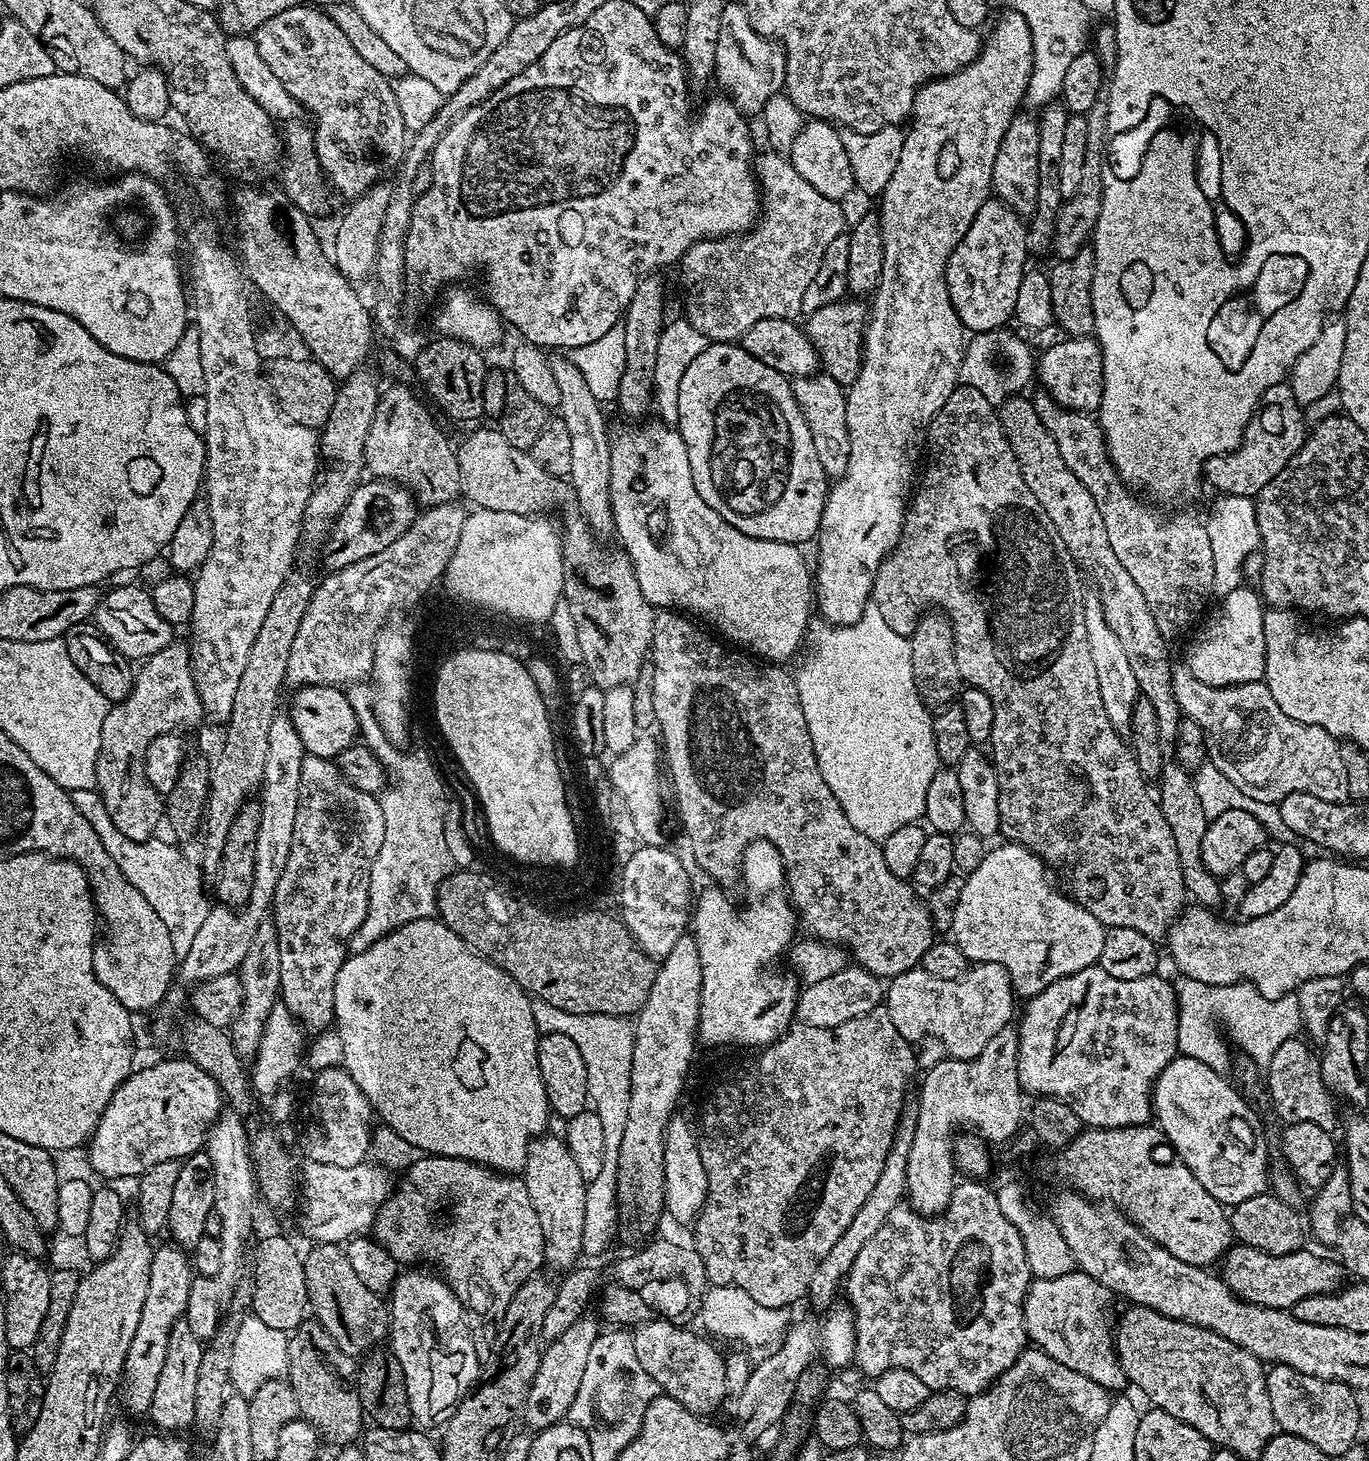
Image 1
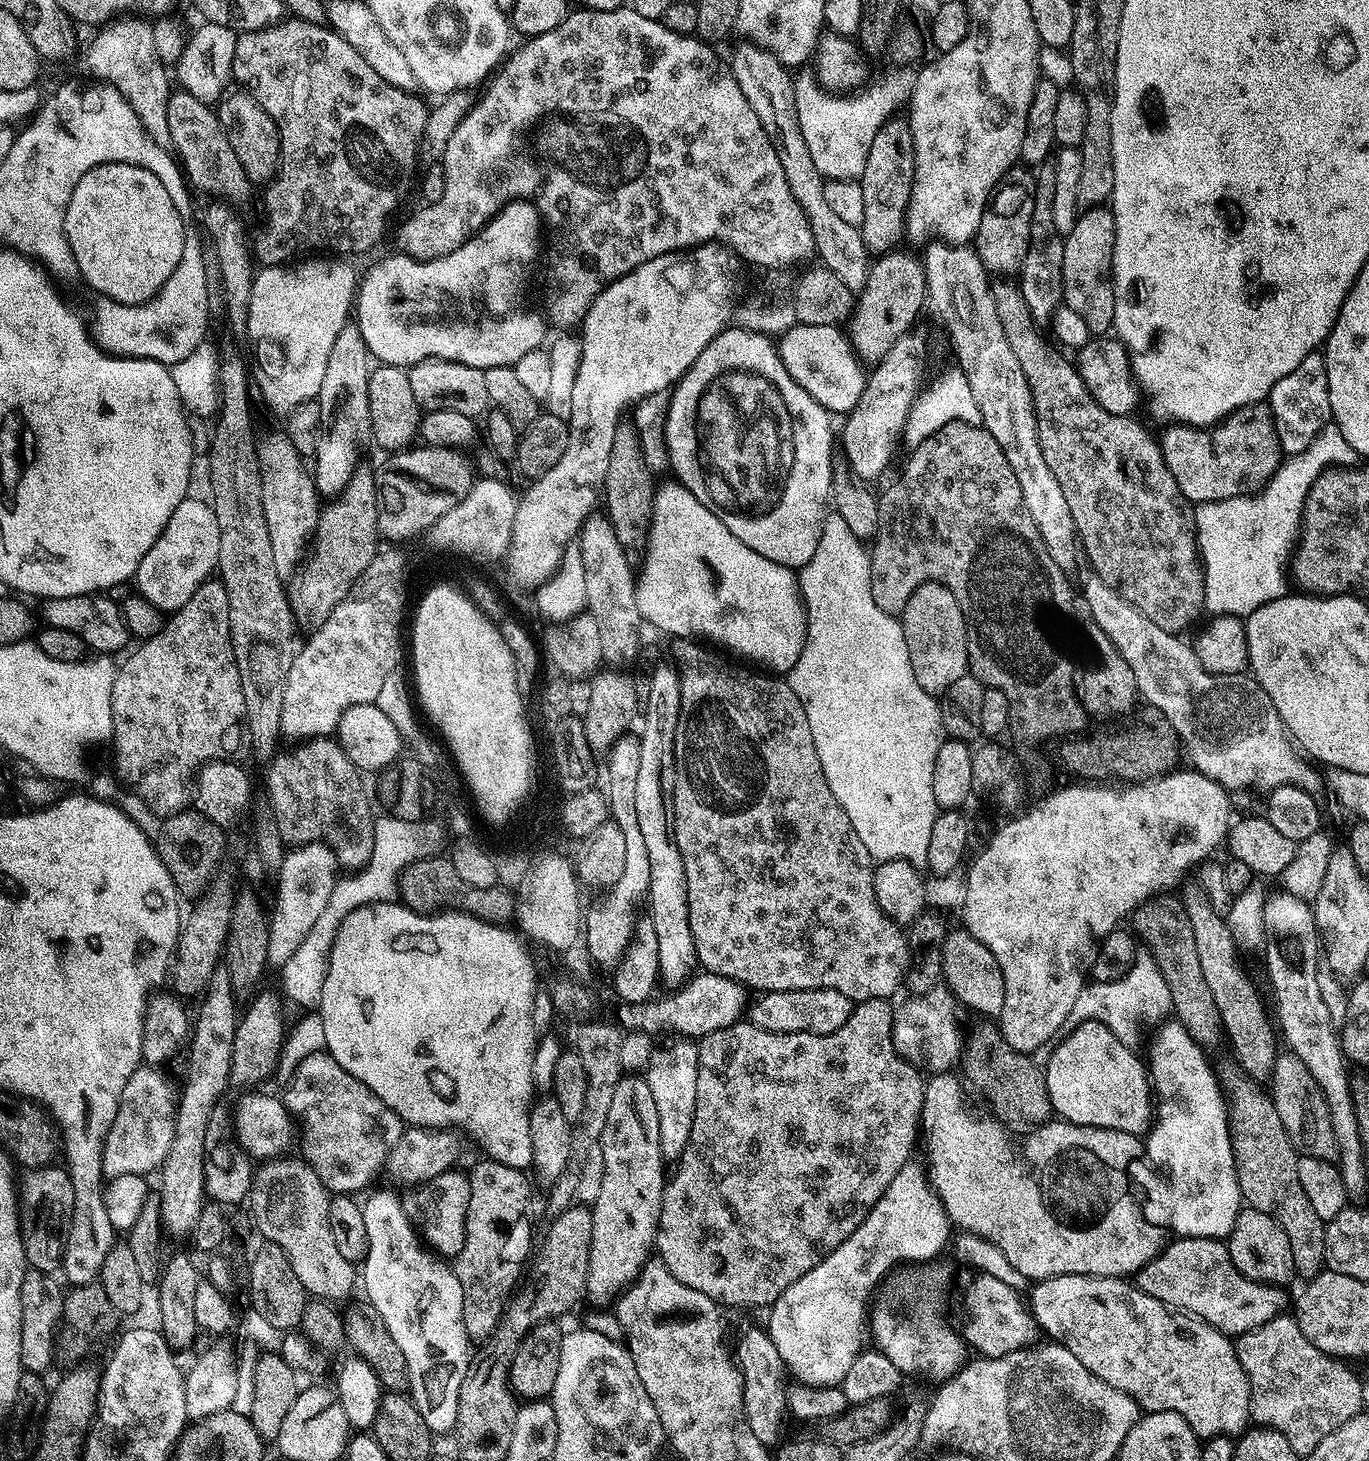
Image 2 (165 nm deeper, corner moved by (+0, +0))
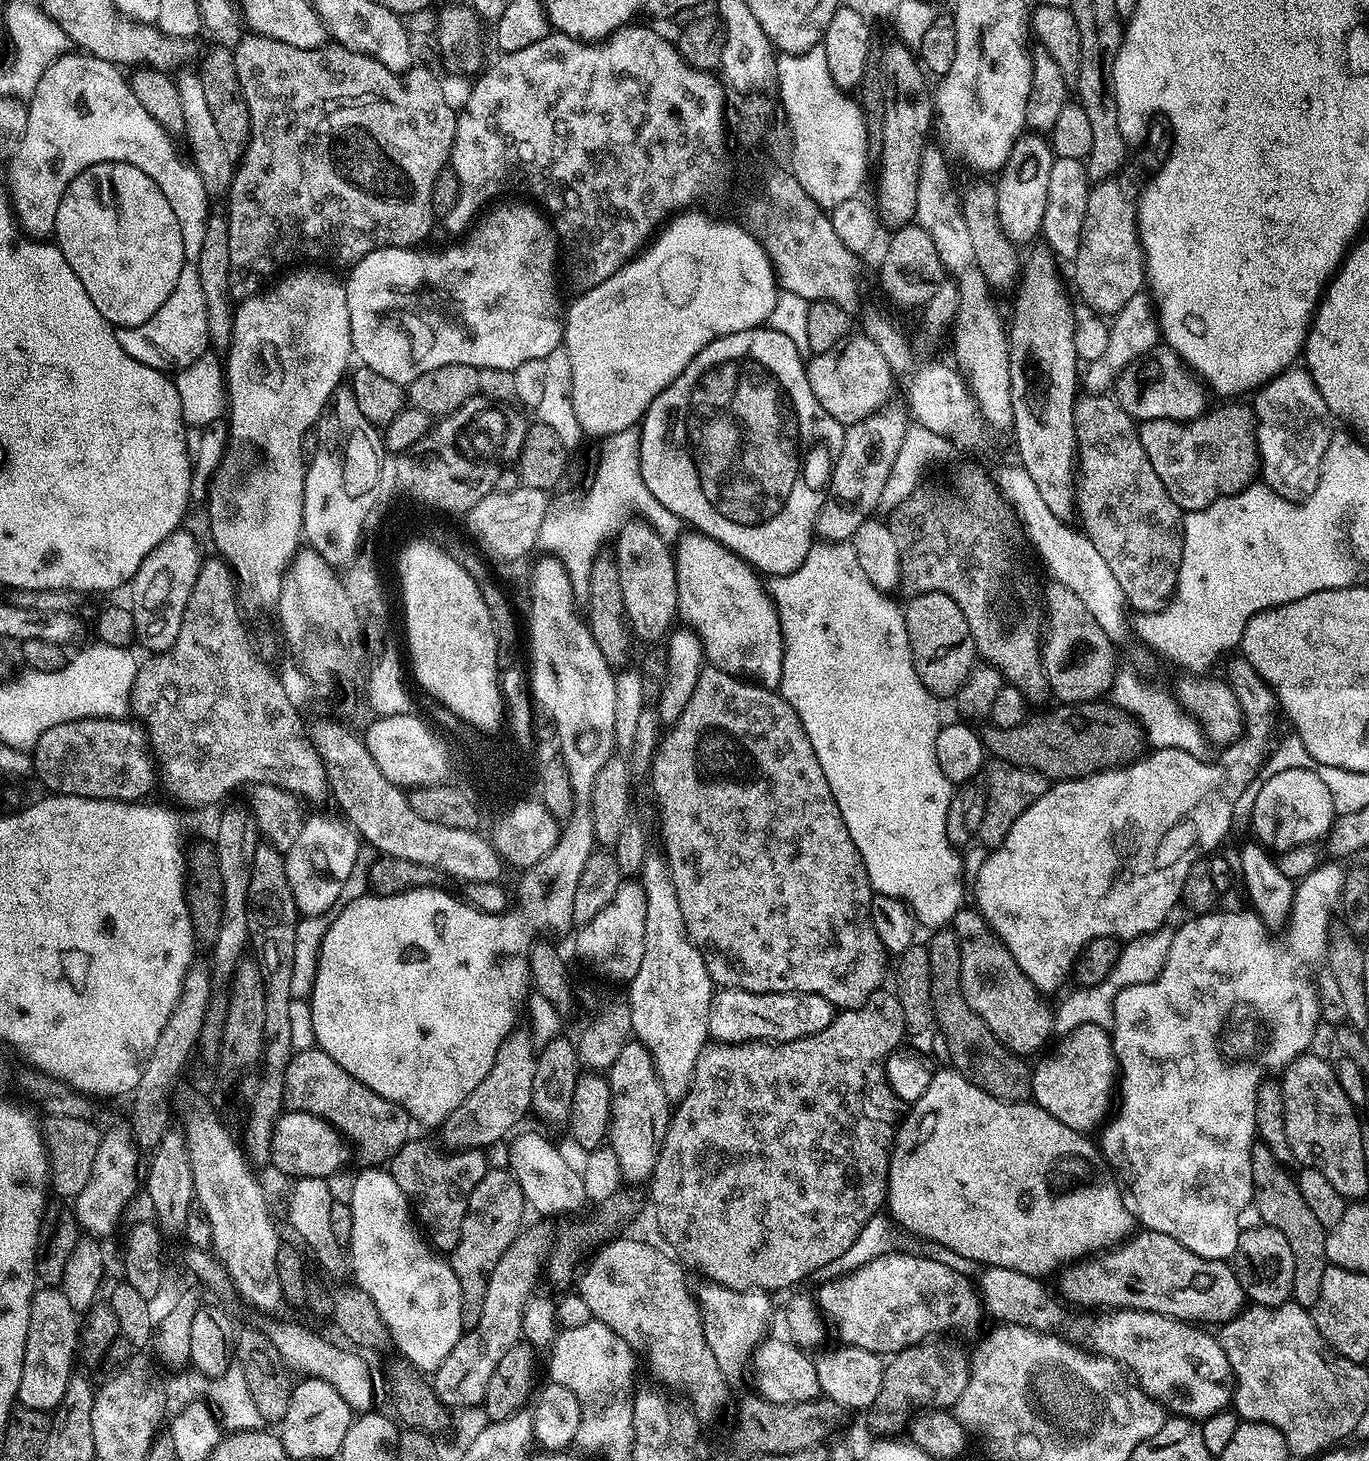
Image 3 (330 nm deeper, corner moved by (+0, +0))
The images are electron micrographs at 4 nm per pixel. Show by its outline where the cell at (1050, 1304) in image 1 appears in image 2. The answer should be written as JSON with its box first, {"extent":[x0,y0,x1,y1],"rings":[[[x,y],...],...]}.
{"extent":[965,1278,1038,1357],"rings":[[[997,1278],[980,1280],[969,1299],[972,1304],[972,1324],[965,1339],[981,1357],[1005,1356],[1019,1352],[1037,1343],[1038,1329],[1029,1305],[1020,1301],[1013,1285],[1006,1285]]]}

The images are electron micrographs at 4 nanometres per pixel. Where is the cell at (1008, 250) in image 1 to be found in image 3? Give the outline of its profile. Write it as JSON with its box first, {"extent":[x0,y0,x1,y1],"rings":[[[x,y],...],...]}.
{"extent":[995,131,1054,246],"rings":[[[1025,131],[1014,142],[1010,154],[995,181],[998,194],[998,222],[1009,240],[1023,246],[1027,240],[1042,233],[1042,218],[1046,214],[1046,198],[1050,190],[1050,166],[1054,159],[1052,145],[1043,135]]]}

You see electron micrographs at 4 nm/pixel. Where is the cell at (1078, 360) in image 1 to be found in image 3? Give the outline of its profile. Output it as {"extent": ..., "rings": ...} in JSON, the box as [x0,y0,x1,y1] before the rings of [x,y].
{"extent":[1114,348,1209,421],"rings":[[[1151,348],[1140,360],[1134,361],[1120,371],[1114,385],[1114,396],[1121,408],[1133,421],[1146,420],[1197,420],[1209,411],[1209,389],[1173,348]]]}

